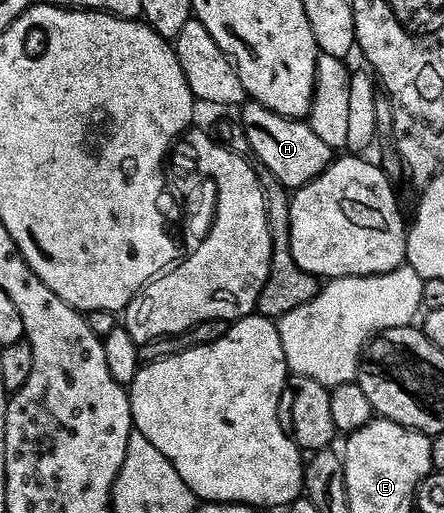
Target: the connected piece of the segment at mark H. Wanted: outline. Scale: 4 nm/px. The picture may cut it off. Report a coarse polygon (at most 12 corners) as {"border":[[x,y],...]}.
{"border":[[240,106],[244,144],[286,190],[335,159],[308,120]]}

